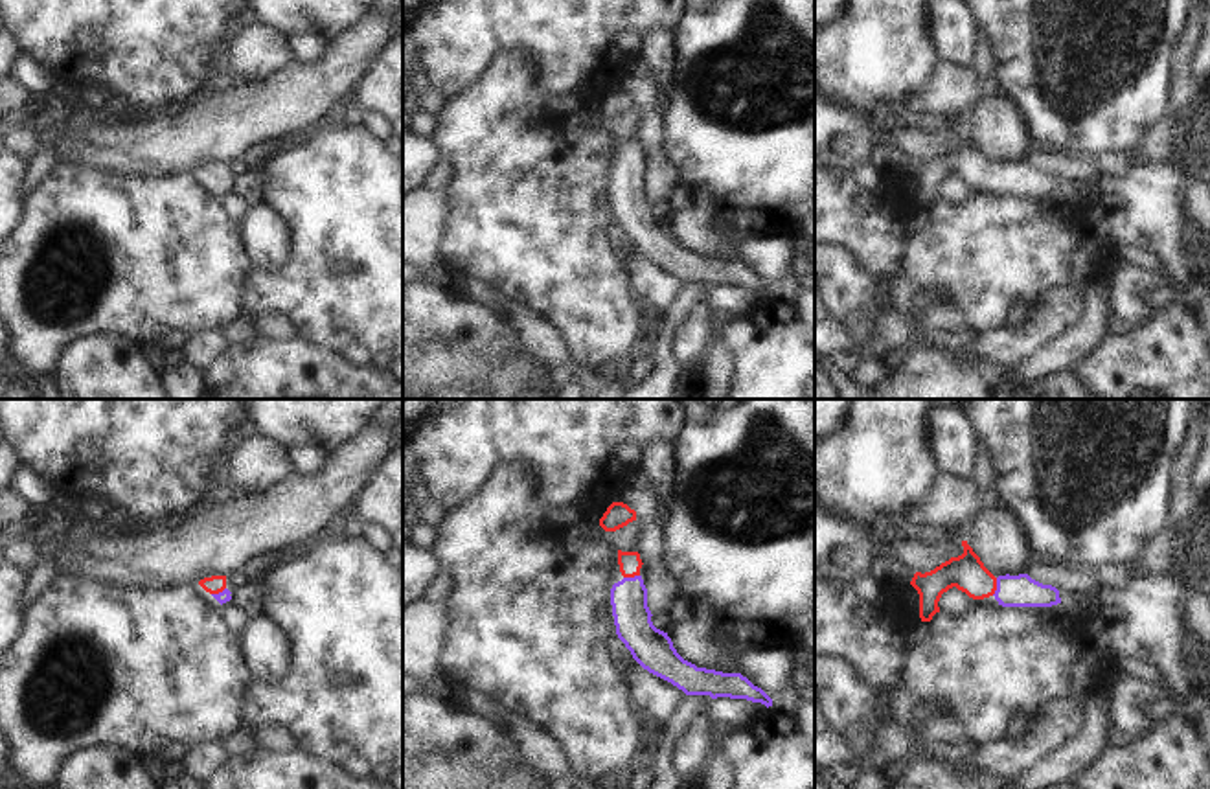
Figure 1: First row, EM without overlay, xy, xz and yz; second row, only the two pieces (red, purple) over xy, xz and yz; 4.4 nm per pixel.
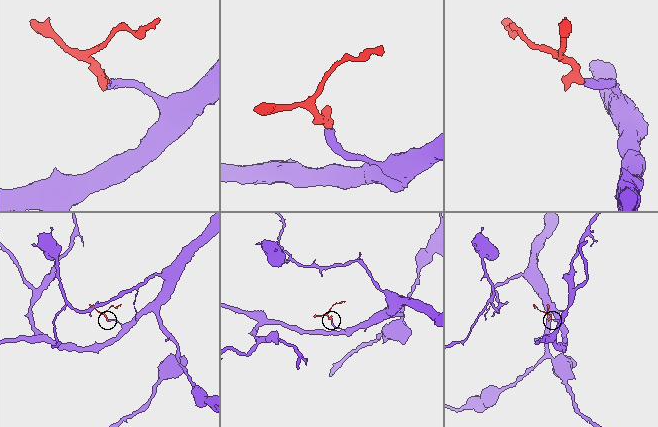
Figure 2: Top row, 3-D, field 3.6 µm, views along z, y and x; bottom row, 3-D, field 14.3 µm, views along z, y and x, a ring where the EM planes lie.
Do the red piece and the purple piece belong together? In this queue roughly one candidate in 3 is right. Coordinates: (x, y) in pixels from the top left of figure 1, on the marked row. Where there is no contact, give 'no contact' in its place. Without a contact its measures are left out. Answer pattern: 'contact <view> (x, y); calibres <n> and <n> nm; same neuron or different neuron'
contact yz (995, 587); calibres 160 and 140 nm; same neuron

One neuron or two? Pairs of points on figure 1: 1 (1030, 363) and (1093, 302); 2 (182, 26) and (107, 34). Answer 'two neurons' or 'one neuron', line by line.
1: one neuron
2: one neuron

